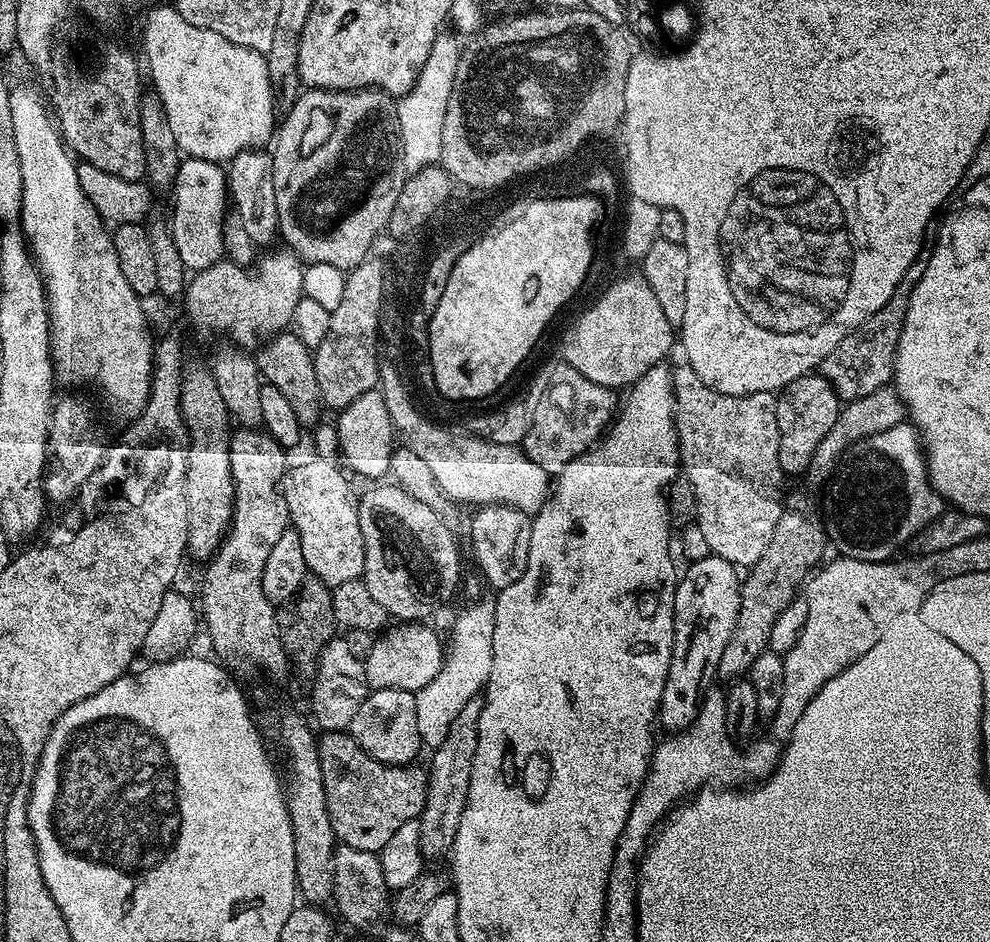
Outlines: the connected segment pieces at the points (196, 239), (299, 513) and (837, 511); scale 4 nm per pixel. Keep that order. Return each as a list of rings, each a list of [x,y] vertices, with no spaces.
[[[181,159],[170,195],[172,237],[174,246],[178,246],[178,254],[182,254],[185,269],[203,270],[214,266],[224,256],[224,217],[230,208],[225,169],[214,161]]]
[[[313,459],[293,468],[291,465],[280,477],[280,492],[284,495],[291,527],[295,528],[298,538],[302,538],[306,566],[311,575],[329,586],[361,579],[364,543],[362,526],[358,526],[360,496],[348,481],[349,473],[339,463],[336,465],[335,459]]]
[[[908,422],[853,444],[836,465],[832,478],[824,492],[822,523],[831,547],[833,544],[840,551],[837,553],[849,560],[891,561],[915,532],[938,518],[946,508],[946,501],[928,480],[920,433]]]

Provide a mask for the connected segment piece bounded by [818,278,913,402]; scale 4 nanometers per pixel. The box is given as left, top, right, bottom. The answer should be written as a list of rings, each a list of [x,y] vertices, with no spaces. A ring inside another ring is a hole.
[[[905,278],[896,288],[896,293],[866,322],[862,322],[854,331],[848,332],[830,354],[821,362],[819,375],[825,376],[830,386],[841,401],[866,398],[866,394],[874,394],[874,390],[885,387],[893,379],[896,367],[896,347],[900,341],[900,331],[906,318],[908,296],[912,292],[913,281]]]

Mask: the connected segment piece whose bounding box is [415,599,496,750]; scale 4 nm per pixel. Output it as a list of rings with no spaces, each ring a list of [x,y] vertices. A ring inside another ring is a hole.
[[[491,599],[480,600],[462,609],[452,624],[452,644],[450,640],[444,665],[430,683],[415,693],[420,743],[425,749],[437,748],[443,742],[446,730],[450,730],[450,722],[454,722],[458,710],[462,710],[466,702],[477,699],[487,685],[492,665],[495,613],[496,605]]]

